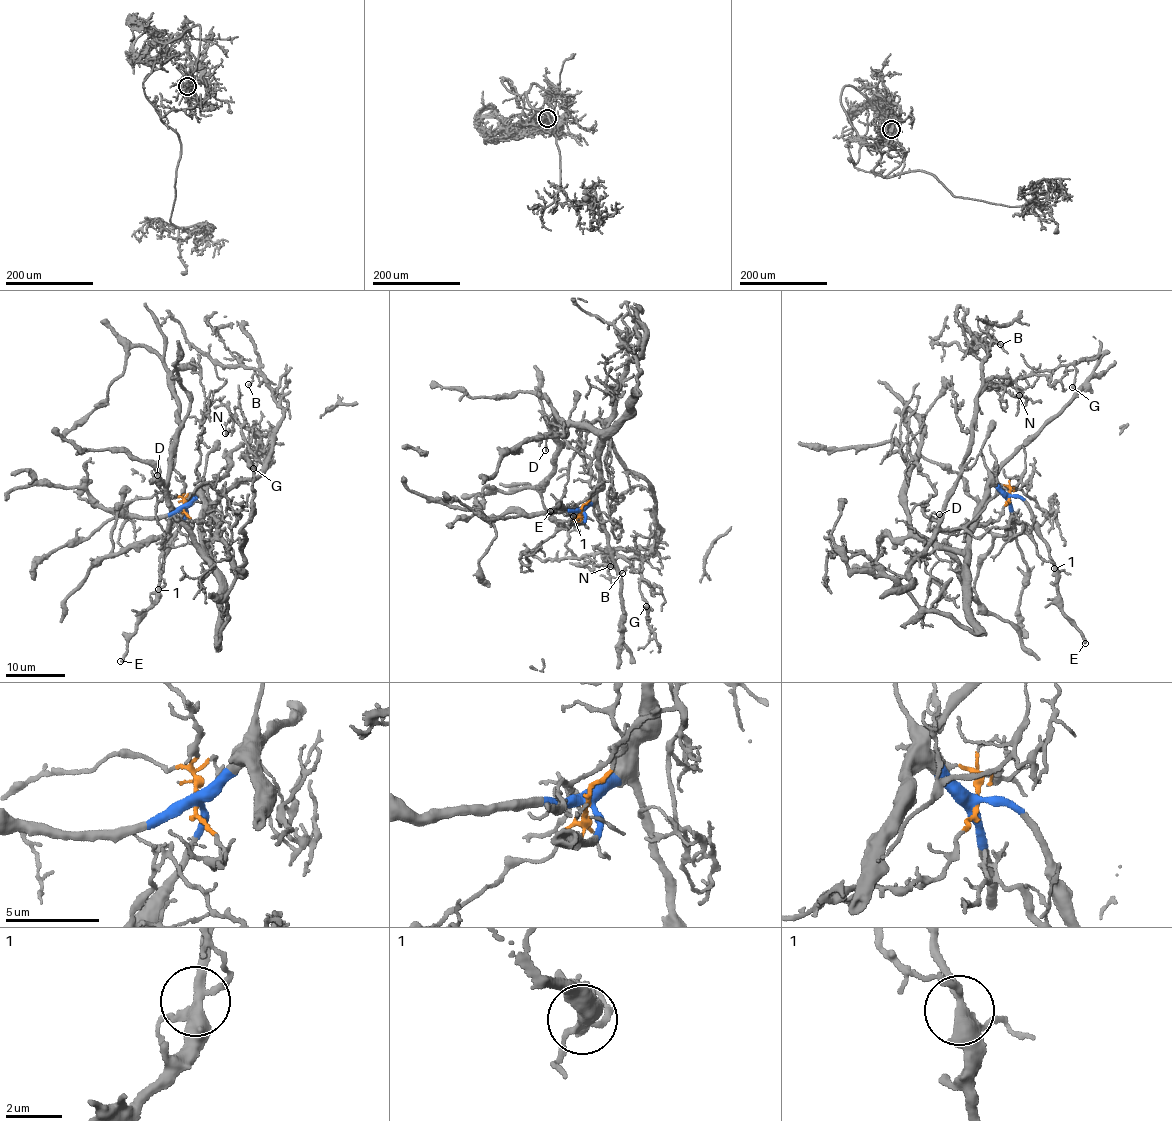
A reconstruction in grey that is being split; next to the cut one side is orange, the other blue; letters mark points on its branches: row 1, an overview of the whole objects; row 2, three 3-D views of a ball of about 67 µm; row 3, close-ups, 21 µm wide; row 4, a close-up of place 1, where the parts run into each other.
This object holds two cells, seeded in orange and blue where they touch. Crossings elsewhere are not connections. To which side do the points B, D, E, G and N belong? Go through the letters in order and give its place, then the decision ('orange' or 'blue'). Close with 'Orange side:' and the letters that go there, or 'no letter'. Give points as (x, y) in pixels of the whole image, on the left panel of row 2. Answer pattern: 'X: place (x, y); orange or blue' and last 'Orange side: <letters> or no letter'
B: place (248, 384); orange
D: place (157, 475); orange
E: place (120, 661); blue
G: place (253, 468); orange
N: place (225, 433); orange
Orange side: B, D, G, N

